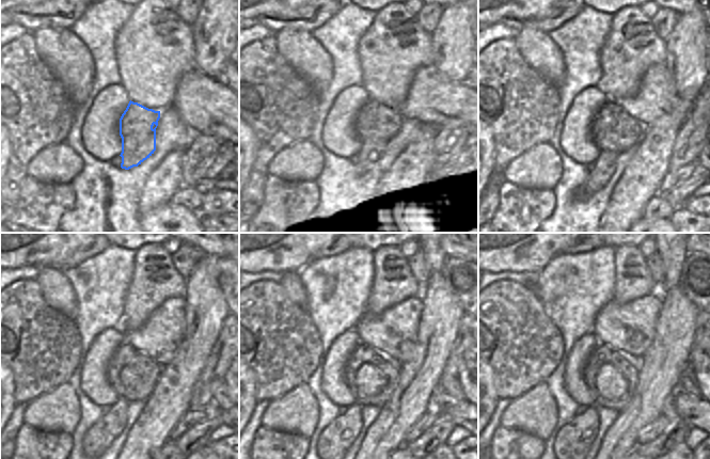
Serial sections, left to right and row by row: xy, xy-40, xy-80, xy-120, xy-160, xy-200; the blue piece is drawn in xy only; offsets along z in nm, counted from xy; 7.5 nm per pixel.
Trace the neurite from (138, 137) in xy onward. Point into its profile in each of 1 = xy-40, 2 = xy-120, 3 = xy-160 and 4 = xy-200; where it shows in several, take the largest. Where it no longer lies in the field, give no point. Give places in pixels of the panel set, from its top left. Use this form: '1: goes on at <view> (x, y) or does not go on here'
1: goes on at xy-40 (371, 124)
2: goes on at xy-120 (98, 438)
3: goes on at xy-160 (334, 441)
4: goes on at xy-200 (572, 442)

